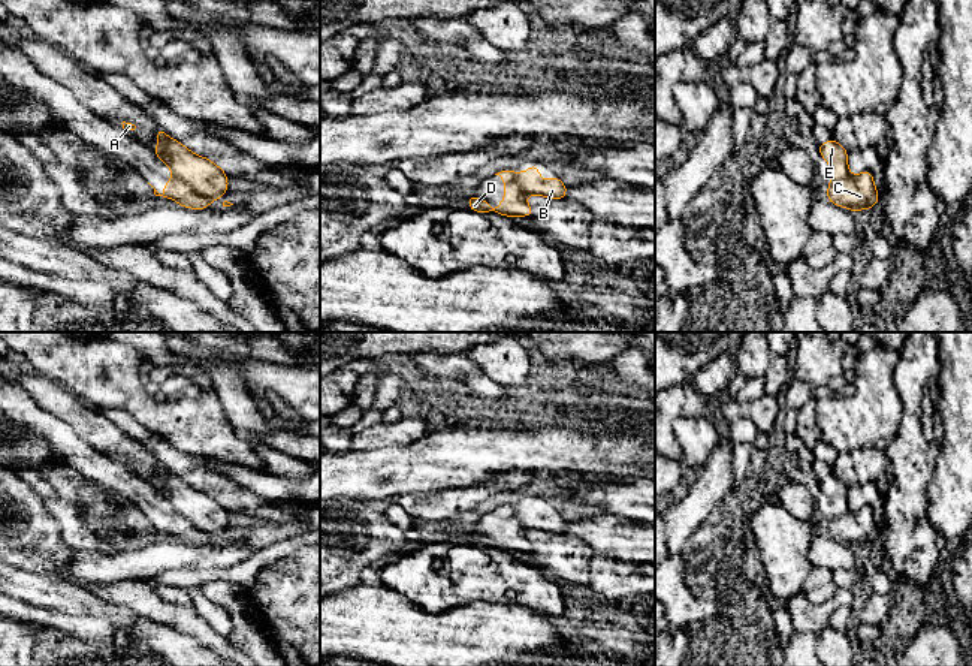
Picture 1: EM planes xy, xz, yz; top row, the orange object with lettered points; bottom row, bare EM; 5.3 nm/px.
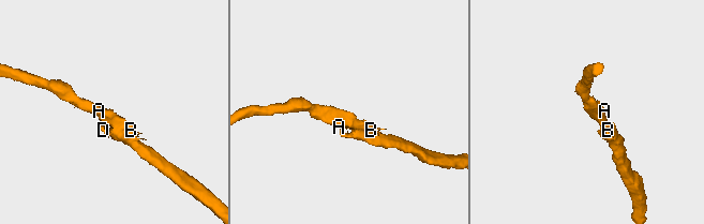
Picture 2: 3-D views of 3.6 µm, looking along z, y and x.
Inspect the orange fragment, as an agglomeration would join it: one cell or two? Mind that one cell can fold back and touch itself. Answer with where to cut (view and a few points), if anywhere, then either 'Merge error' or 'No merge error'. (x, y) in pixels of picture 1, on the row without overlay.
Split along xy (174, 508), (208, 536). Merge error

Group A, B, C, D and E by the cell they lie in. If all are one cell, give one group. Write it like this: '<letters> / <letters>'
A B E / C D

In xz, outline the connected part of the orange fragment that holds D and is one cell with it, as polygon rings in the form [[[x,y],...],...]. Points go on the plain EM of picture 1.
[[[501,506],[495,510],[499,510],[502,518],[507,521],[501,540],[498,543],[490,543],[486,536],[479,534],[474,530],[471,530],[468,534],[470,545],[479,546],[479,548],[498,548],[498,549],[507,551],[507,552],[513,552],[513,551],[529,552],[529,551],[532,551],[532,543],[525,536],[525,531],[528,528],[525,528],[519,522],[513,506]]]

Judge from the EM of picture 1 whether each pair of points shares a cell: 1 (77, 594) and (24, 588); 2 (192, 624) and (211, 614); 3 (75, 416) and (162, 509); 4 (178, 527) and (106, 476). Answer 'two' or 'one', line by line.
1: one
2: two
3: two
4: one

